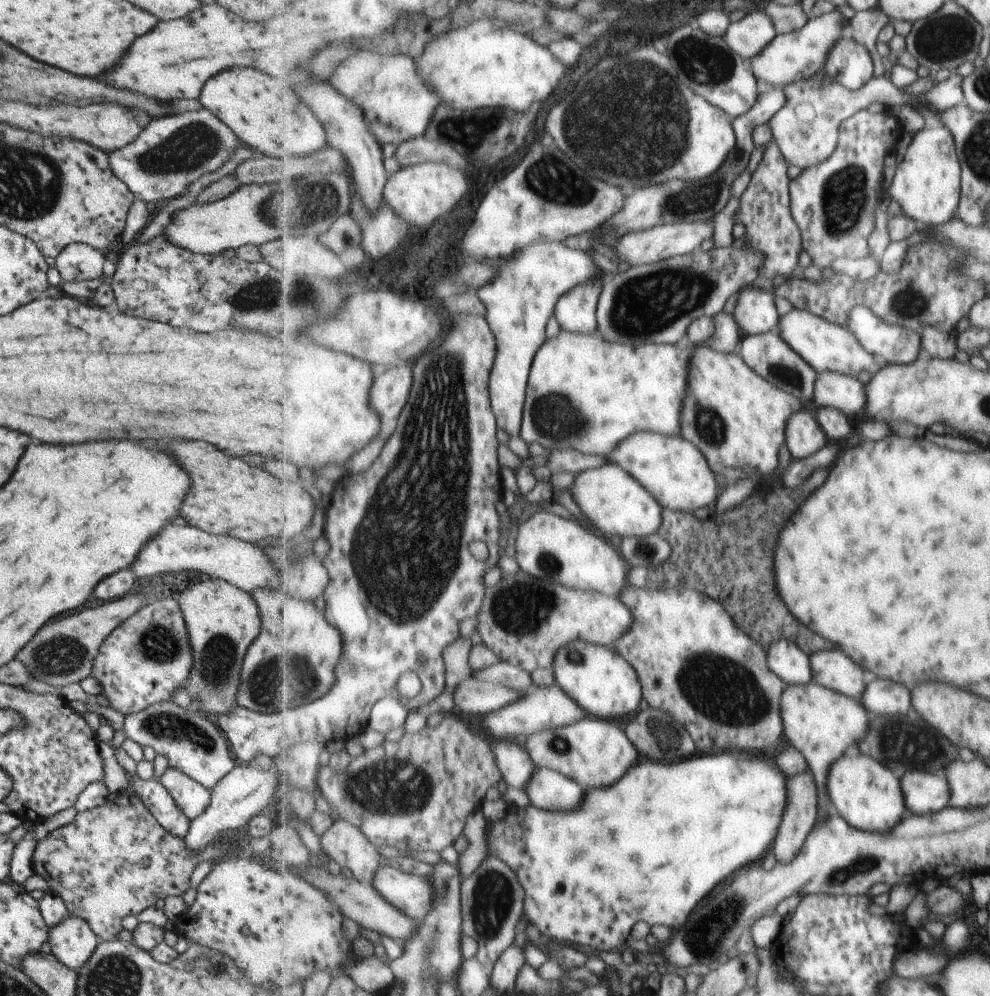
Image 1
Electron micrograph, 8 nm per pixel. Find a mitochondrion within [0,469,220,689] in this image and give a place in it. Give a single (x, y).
(61, 655)

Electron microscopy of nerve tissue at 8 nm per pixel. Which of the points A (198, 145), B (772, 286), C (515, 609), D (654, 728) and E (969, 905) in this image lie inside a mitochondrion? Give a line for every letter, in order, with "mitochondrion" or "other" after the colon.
A: mitochondrion
B: other
C: mitochondrion
D: mitochondrion
E: other

